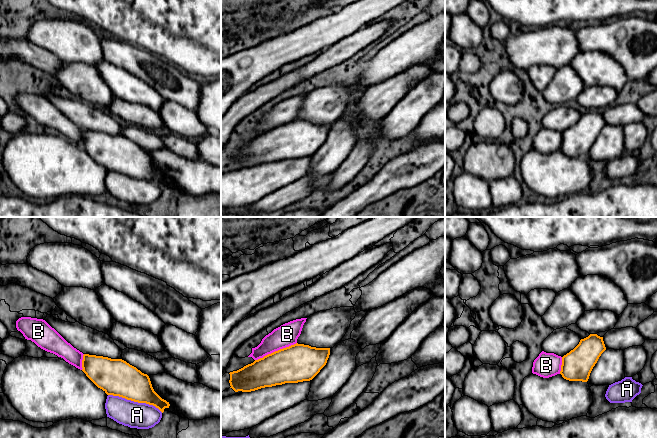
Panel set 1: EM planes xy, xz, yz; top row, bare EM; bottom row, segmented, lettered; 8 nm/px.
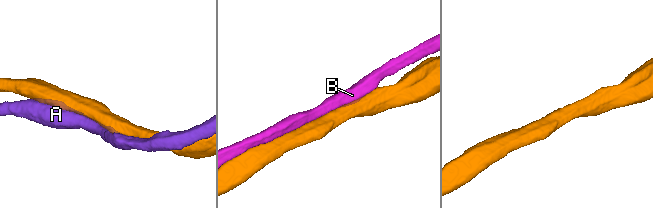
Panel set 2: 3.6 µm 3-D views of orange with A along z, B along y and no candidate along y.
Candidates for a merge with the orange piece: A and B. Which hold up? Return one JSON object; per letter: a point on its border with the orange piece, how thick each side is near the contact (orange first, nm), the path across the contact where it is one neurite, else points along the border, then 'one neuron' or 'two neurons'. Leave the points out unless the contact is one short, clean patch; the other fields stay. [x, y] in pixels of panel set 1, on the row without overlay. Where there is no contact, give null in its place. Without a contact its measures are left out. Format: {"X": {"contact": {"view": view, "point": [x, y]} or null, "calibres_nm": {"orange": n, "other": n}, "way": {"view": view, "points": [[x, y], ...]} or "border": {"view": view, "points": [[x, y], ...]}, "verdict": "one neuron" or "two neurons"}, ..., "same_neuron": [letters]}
{"A": {"contact": {"view": "xy", "point": [135, 177]}, "calibres_nm": {"orange": 300, "other": 200}, "verdict": "two neurons"}, "B": {"contact": {"view": "xz", "point": [275, 127]}, "calibres_nm": {"orange": 300, "other": 180}, "verdict": "two neurons"}, "same_neuron": []}

